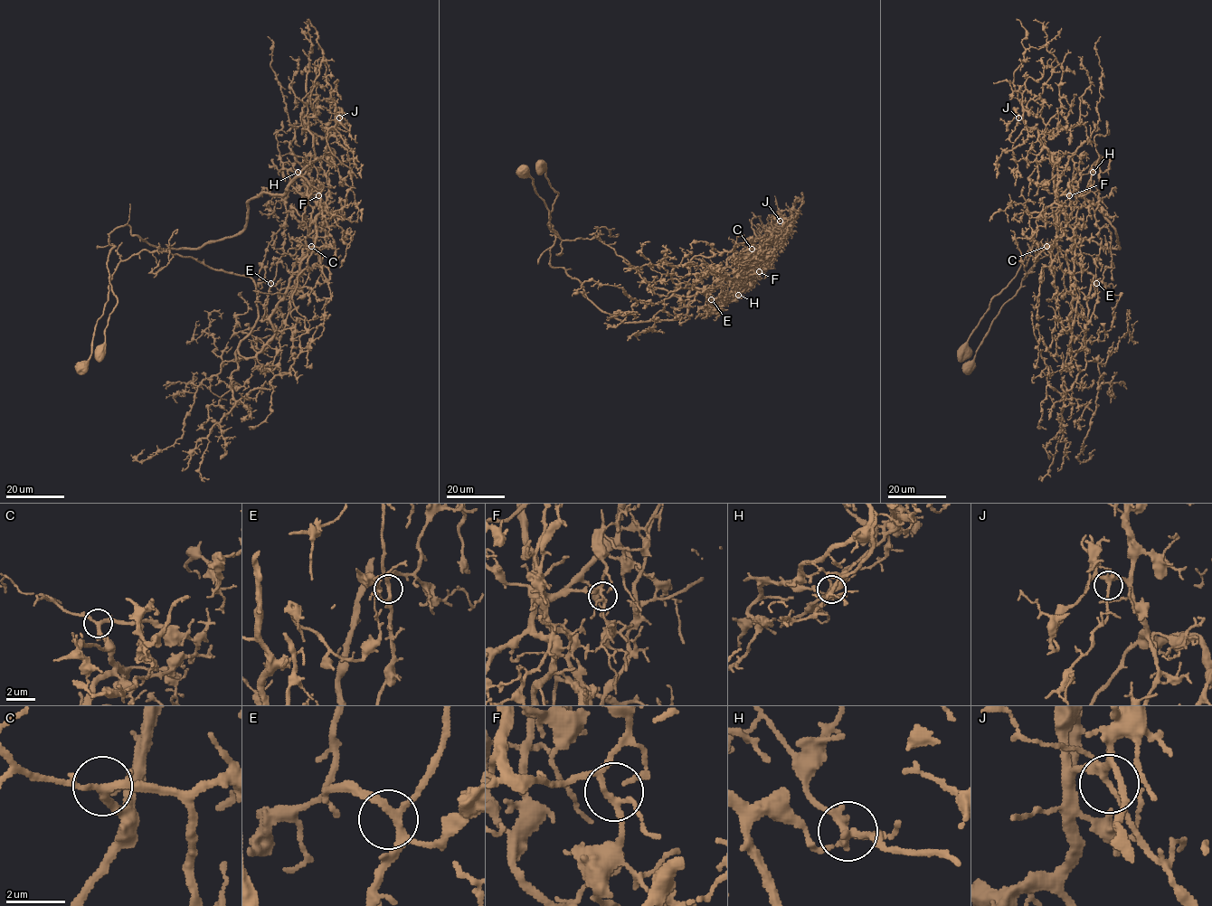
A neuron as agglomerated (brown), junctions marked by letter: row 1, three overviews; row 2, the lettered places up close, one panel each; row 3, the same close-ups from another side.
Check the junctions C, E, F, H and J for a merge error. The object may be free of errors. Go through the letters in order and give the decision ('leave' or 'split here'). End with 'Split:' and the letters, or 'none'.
C: leave
E: leave
F: leave
H: split here
J: leave
Split: H

